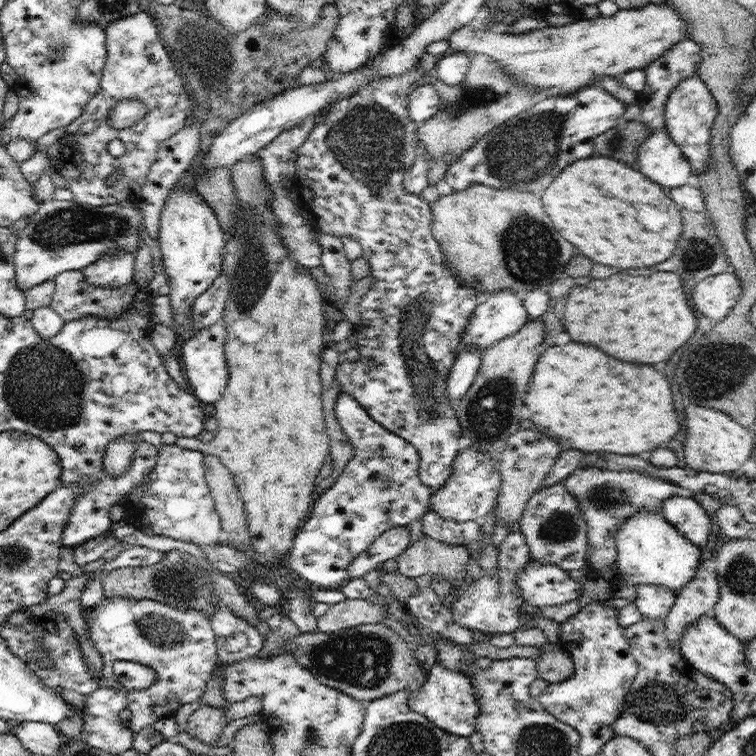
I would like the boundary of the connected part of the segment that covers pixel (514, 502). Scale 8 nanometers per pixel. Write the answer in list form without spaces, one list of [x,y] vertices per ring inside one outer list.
[[[518,428],[506,441],[504,452],[500,456],[500,476],[502,484],[498,494],[498,507],[496,507],[496,520],[503,520],[503,526],[509,532],[520,527],[520,518],[526,510],[528,500],[544,484],[546,474],[552,470],[552,466],[560,456],[562,448],[554,438],[548,438],[546,434],[538,432],[536,428]]]

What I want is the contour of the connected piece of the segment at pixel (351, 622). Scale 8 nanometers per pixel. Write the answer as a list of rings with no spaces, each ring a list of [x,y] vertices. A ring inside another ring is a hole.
[[[345,599],[333,605],[318,617],[317,630],[324,633],[336,632],[361,624],[379,623],[390,616],[388,606],[373,604],[366,599]]]

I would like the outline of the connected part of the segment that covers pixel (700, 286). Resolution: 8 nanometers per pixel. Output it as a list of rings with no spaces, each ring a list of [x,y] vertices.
[[[729,269],[698,282],[694,288],[694,304],[707,318],[720,321],[732,311],[741,293],[740,280]]]

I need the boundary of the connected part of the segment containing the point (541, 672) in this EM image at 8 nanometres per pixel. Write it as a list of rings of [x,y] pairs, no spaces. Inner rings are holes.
[[[557,643],[542,645],[542,656],[536,662],[538,675],[550,683],[562,682],[574,674],[571,654]]]

